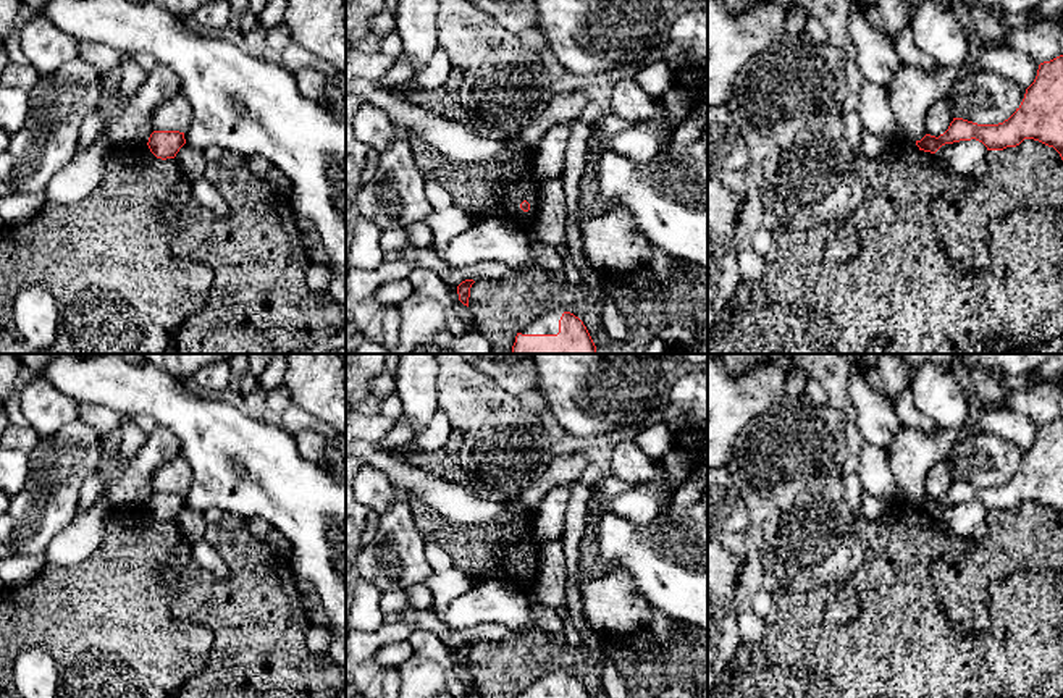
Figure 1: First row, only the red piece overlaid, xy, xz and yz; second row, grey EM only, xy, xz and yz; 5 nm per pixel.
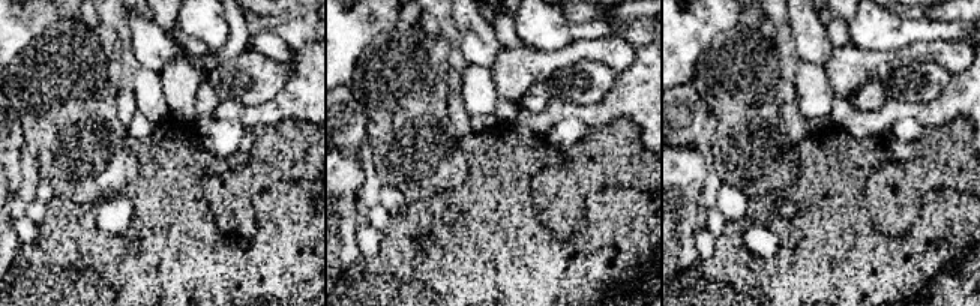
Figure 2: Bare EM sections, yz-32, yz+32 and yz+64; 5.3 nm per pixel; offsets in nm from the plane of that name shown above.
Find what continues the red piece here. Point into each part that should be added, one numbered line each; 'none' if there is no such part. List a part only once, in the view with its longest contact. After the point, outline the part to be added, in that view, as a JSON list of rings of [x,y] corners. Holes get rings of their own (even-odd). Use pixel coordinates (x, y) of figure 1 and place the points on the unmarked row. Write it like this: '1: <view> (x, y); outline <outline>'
1: xz (548, 685); outline [[[554,672],[541,680],[535,682],[528,688],[525,688],[520,695],[522,696],[557,696],[559,695],[559,682],[564,672]]]

